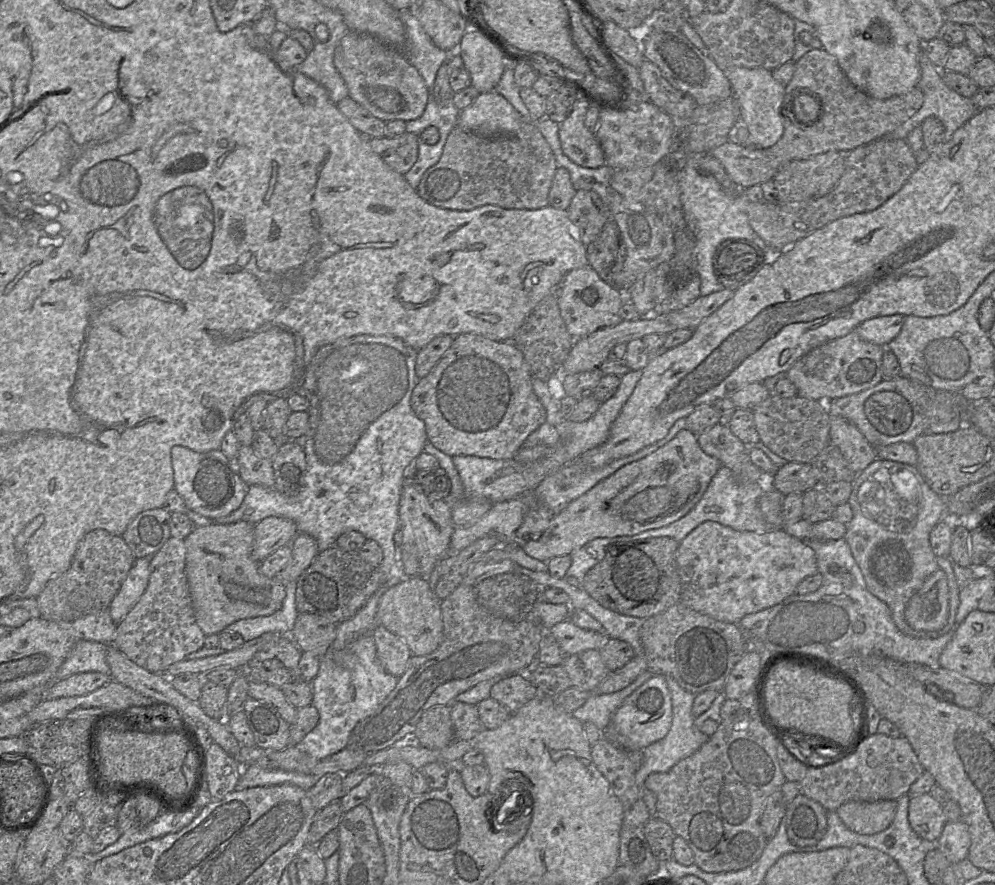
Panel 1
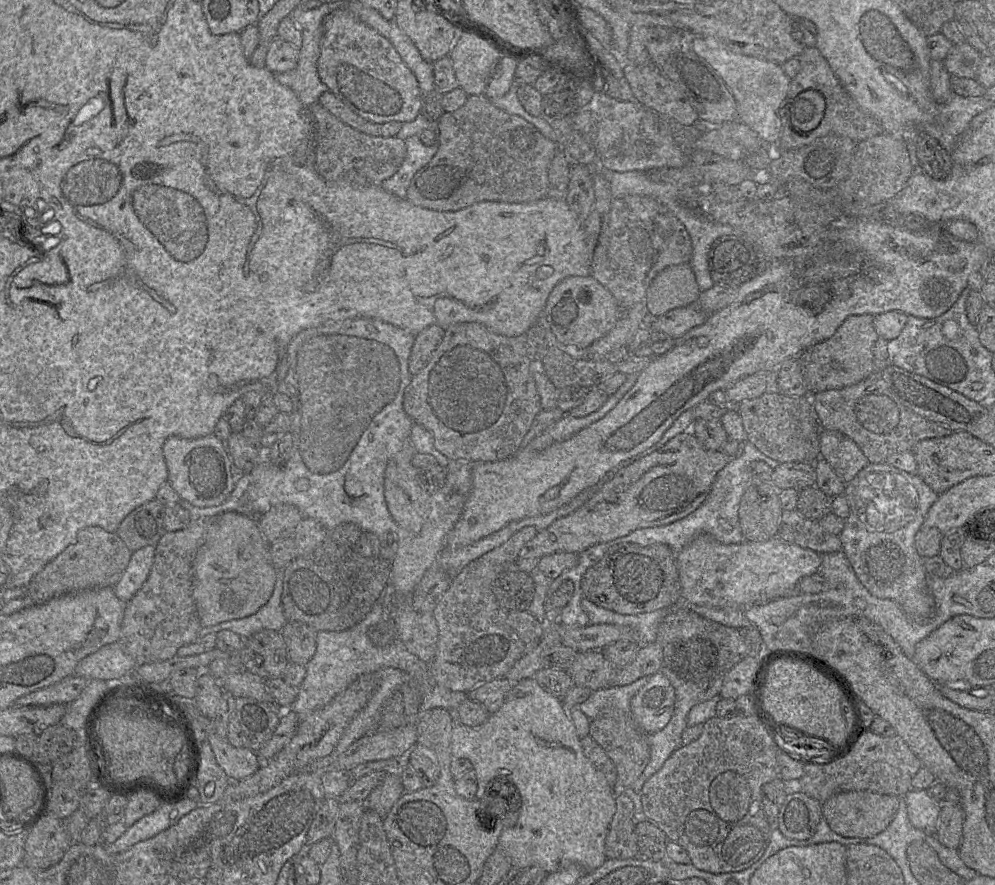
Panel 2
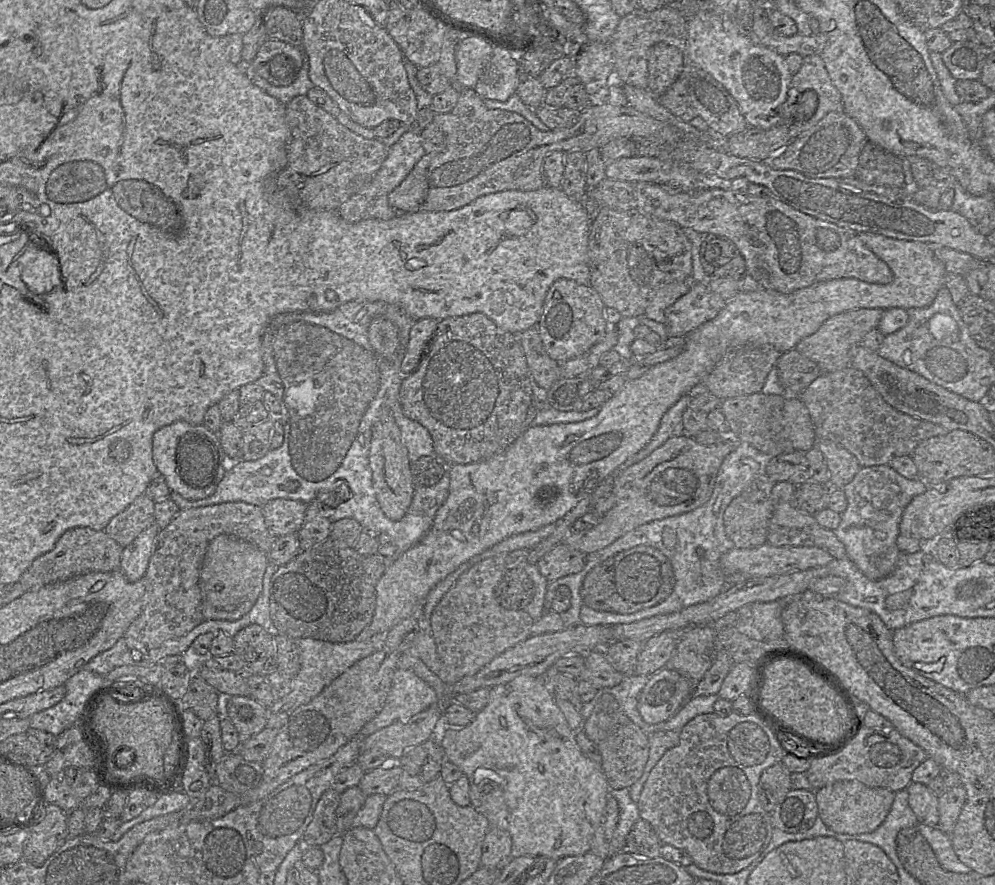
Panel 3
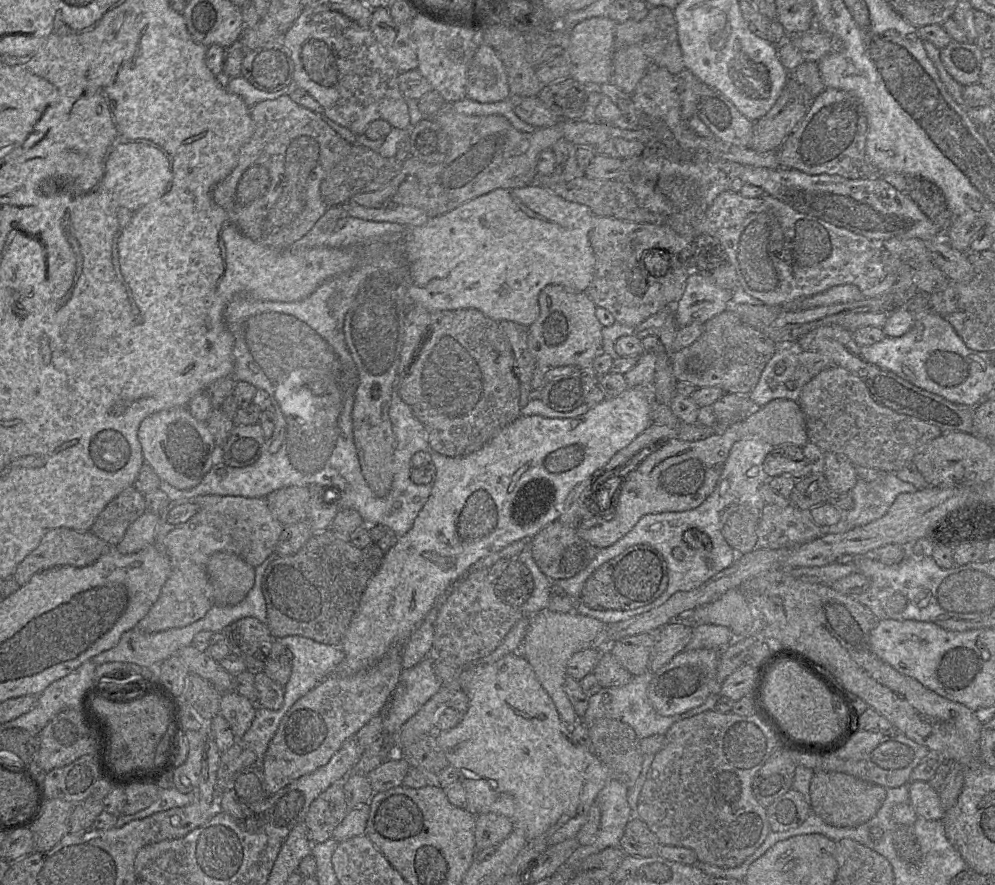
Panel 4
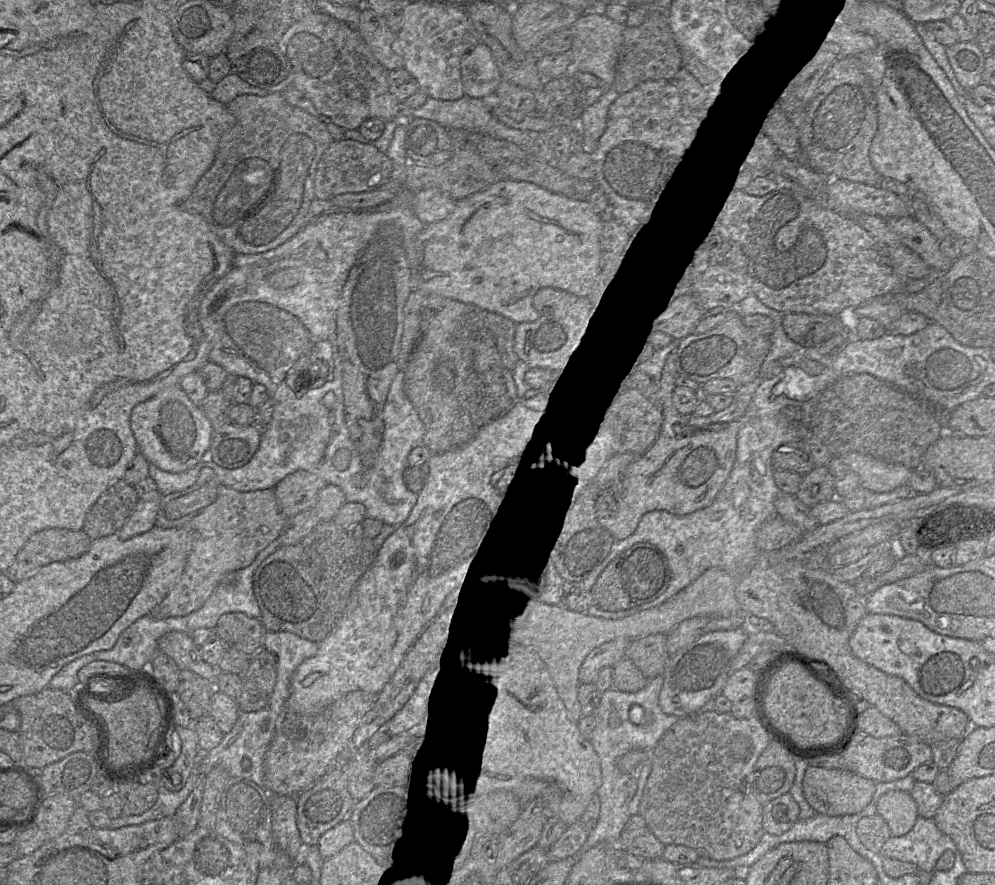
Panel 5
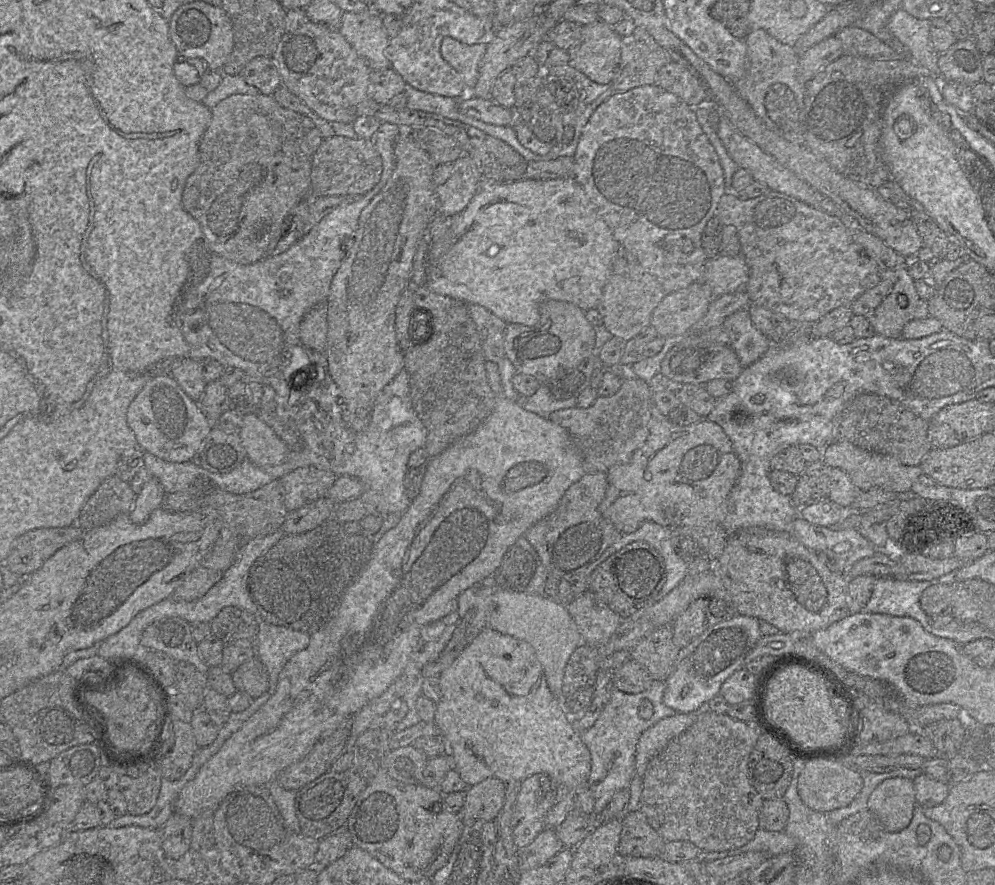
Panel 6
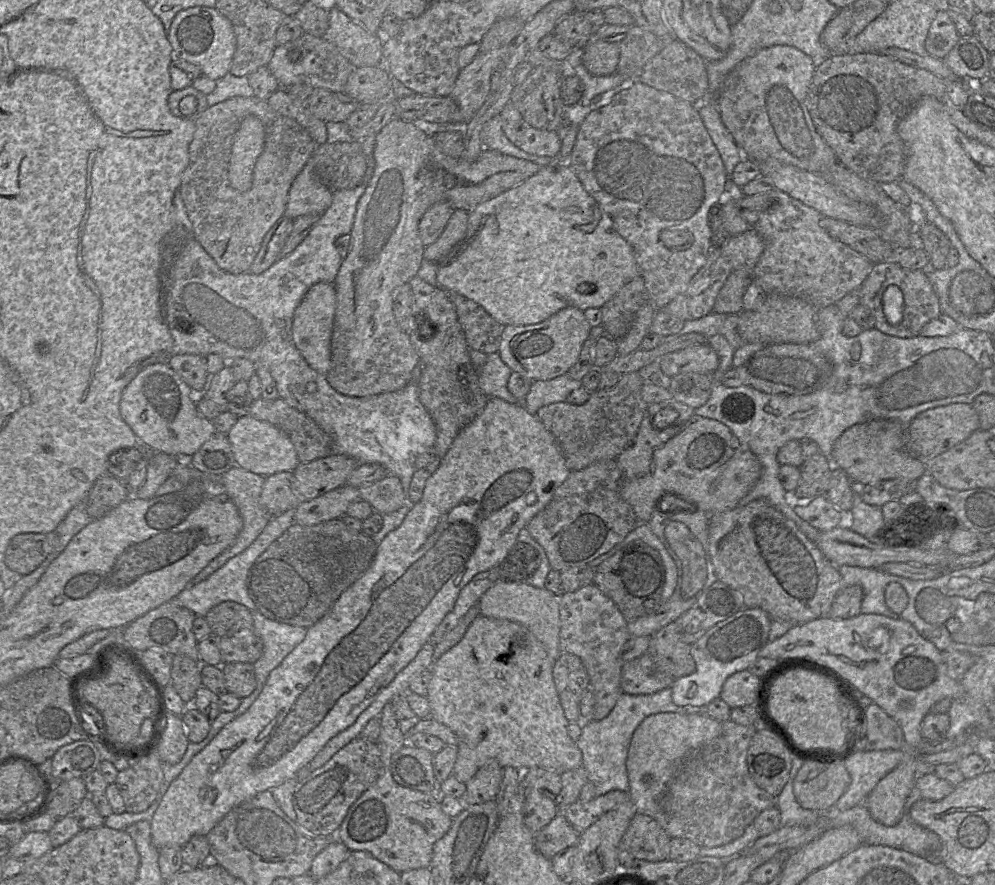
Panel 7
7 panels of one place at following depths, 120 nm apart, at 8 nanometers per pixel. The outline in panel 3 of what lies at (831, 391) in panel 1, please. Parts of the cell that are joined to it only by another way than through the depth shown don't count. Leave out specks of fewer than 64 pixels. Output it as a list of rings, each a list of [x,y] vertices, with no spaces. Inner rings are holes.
[[[858,309],[834,315],[827,319],[815,333],[799,341],[795,350],[815,362],[821,373],[850,368],[851,350],[861,345],[866,334],[878,327],[884,312],[885,310],[882,309]]]

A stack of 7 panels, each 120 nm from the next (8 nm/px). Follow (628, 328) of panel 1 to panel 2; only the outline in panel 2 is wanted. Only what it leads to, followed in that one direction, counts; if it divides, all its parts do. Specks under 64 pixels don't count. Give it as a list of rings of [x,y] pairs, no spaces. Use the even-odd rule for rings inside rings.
[[[692,304],[668,311],[658,317],[649,329],[651,332],[663,332],[669,338],[677,340],[690,329],[704,324],[708,317],[709,314]]]

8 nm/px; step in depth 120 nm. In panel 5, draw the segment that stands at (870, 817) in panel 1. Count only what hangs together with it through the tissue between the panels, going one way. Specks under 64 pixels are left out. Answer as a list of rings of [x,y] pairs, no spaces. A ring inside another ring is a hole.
[[[808,766],[802,782],[803,794],[809,805],[819,814],[843,816],[860,813],[873,799],[876,783],[846,769],[827,769]]]

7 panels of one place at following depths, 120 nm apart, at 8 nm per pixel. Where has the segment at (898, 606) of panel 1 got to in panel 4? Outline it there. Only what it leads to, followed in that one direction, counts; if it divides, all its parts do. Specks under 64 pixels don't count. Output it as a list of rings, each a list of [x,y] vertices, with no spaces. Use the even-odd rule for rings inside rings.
[[[881,472],[879,477],[871,482],[858,479],[850,491],[854,502],[852,509],[844,513],[835,528],[824,530],[847,531],[873,522],[887,513],[899,494],[916,491],[918,489],[914,485],[902,481],[892,472]]]

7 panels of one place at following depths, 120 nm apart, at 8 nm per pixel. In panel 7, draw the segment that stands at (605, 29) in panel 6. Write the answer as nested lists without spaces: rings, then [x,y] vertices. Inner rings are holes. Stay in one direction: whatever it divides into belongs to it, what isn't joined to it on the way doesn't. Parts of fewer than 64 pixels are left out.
[[[593,37],[583,47],[582,63],[592,75],[611,75],[617,70],[619,48],[618,42],[607,42]]]

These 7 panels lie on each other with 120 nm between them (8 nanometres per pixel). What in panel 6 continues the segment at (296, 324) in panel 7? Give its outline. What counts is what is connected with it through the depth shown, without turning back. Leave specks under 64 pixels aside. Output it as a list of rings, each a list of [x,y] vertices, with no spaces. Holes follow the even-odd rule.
[[[324,301],[312,307],[303,317],[300,339],[308,348],[326,353],[327,333],[327,301]]]

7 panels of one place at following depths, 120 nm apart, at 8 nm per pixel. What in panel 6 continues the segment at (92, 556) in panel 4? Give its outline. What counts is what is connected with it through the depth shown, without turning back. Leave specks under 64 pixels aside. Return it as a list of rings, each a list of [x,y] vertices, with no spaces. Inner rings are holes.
[[[76,525],[38,528],[16,539],[4,565],[23,579],[38,570],[57,550],[82,536]]]

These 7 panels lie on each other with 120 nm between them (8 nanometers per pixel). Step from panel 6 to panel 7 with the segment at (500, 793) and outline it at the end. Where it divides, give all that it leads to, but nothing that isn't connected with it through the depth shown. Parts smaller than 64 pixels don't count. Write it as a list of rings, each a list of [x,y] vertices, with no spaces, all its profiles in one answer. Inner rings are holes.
[[[495,760],[487,761],[466,783],[465,805],[496,800],[502,780],[502,768]]]

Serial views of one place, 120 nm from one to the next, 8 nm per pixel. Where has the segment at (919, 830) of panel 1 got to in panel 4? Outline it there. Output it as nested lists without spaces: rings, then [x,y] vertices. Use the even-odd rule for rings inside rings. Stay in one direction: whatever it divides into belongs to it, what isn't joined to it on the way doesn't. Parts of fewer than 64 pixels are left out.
[[[911,781],[909,783],[909,802],[918,817],[927,820],[941,820],[944,815],[939,793],[928,782]]]

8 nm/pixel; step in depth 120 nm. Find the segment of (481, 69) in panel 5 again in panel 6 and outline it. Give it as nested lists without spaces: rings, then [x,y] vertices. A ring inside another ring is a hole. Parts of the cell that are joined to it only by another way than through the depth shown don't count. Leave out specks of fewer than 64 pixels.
[[[451,37],[441,43],[443,58],[462,76],[467,90],[471,90],[478,79],[479,66],[486,53],[489,37],[483,42],[467,45]]]

